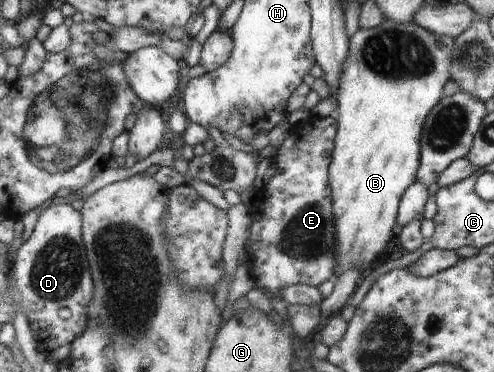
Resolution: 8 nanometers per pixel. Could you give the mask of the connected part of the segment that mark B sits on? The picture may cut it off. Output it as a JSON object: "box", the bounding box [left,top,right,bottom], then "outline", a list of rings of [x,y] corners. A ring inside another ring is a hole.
{"box":[330,19,455,276],"outline":[[[385,19],[377,27],[361,28],[350,36],[351,52],[348,55],[344,66],[342,67],[342,78],[338,87],[337,109],[334,113],[335,120],[338,122],[338,131],[334,144],[335,164],[331,164],[330,180],[335,180],[335,212],[339,212],[339,248],[343,248],[343,252],[339,252],[338,270],[336,276],[343,271],[352,268],[353,265],[361,267],[362,270],[370,268],[371,262],[377,258],[377,254],[385,248],[385,244],[389,242],[389,238],[393,236],[393,226],[395,226],[395,216],[397,216],[397,206],[401,206],[399,200],[401,194],[405,194],[407,190],[418,179],[420,170],[421,144],[420,137],[422,129],[429,112],[441,101],[443,96],[443,86],[449,80],[449,68],[452,68],[454,60],[452,52],[455,44],[455,38],[446,35],[437,35],[428,32],[420,25],[414,22],[398,23],[390,19]]]}

